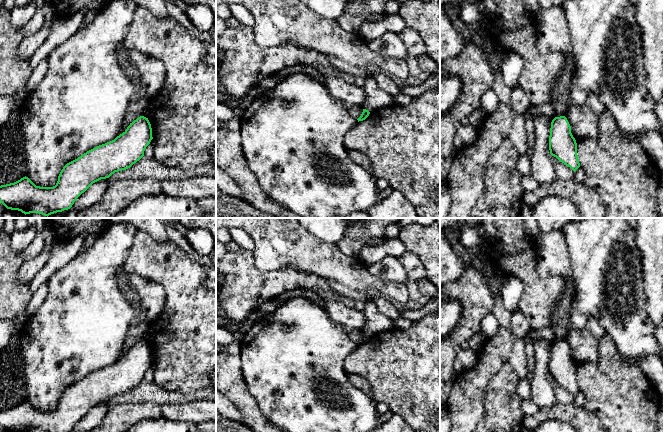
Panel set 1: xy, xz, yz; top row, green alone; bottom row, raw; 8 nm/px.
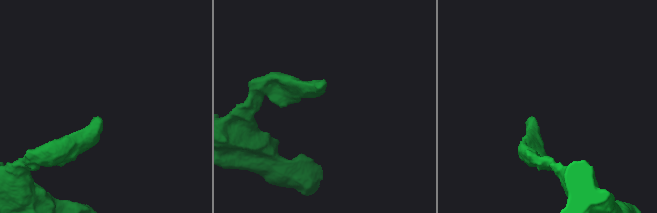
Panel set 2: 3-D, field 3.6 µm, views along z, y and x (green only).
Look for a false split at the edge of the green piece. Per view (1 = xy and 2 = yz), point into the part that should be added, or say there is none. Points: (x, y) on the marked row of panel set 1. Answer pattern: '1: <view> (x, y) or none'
1: none
2: none

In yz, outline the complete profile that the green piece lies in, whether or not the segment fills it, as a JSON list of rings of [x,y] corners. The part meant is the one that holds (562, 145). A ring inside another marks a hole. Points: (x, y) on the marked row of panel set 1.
[[[565,116],[555,117],[551,122],[549,150],[552,156],[570,167],[574,172],[580,167],[577,143]]]

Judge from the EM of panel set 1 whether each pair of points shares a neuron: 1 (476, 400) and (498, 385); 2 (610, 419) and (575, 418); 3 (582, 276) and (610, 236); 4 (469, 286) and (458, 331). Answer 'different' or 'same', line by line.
1: different
2: different
3: same
4: same

